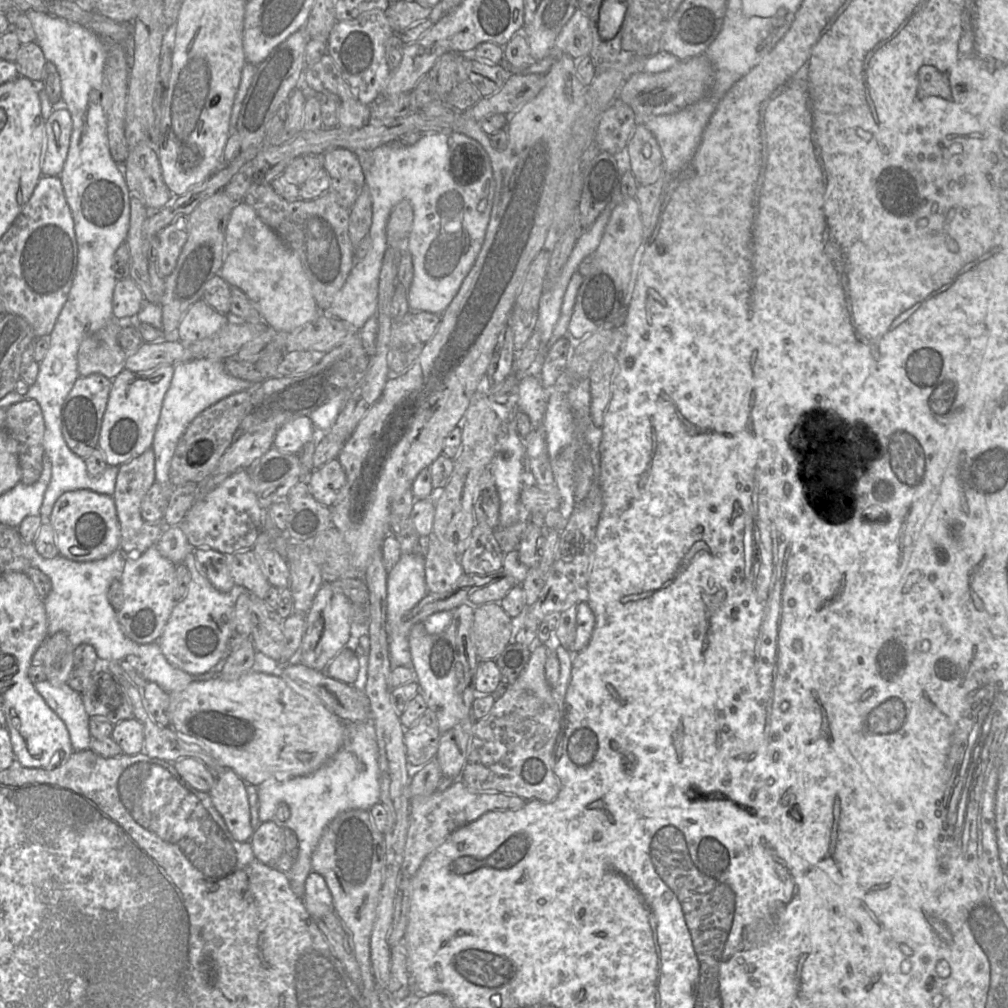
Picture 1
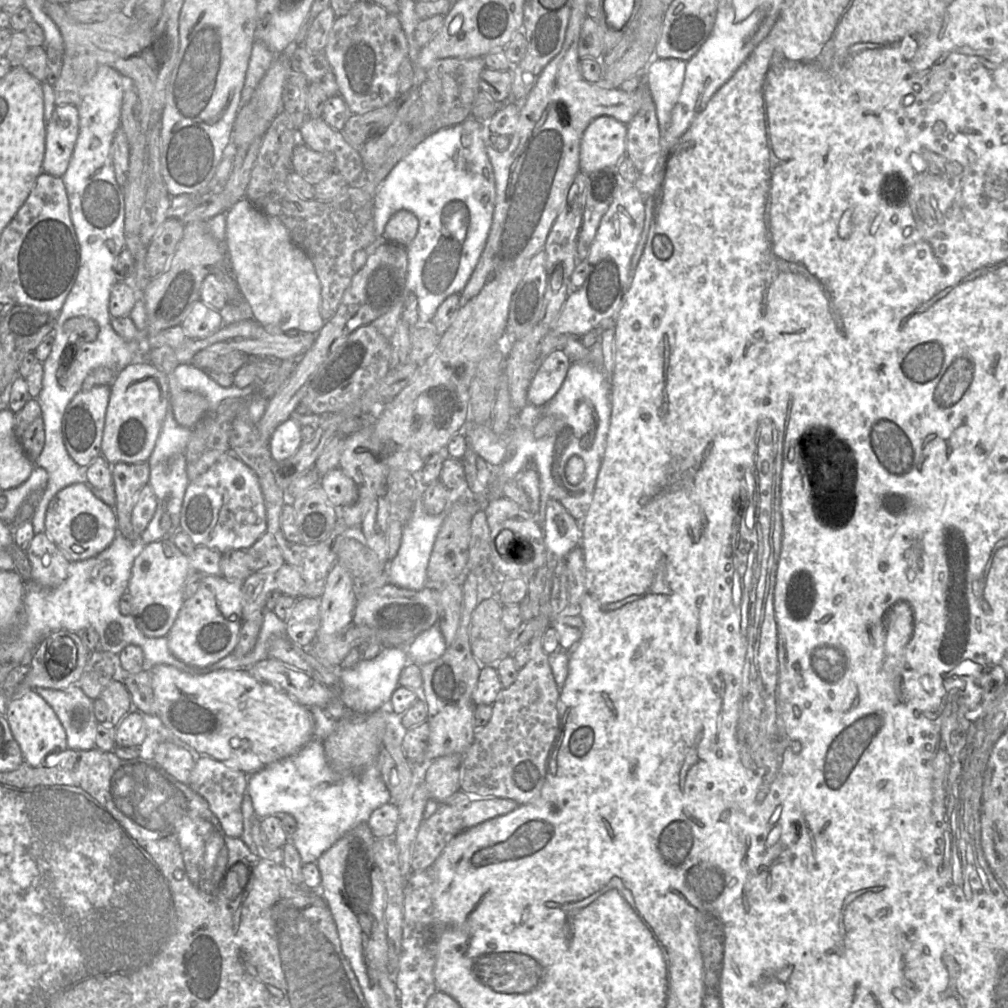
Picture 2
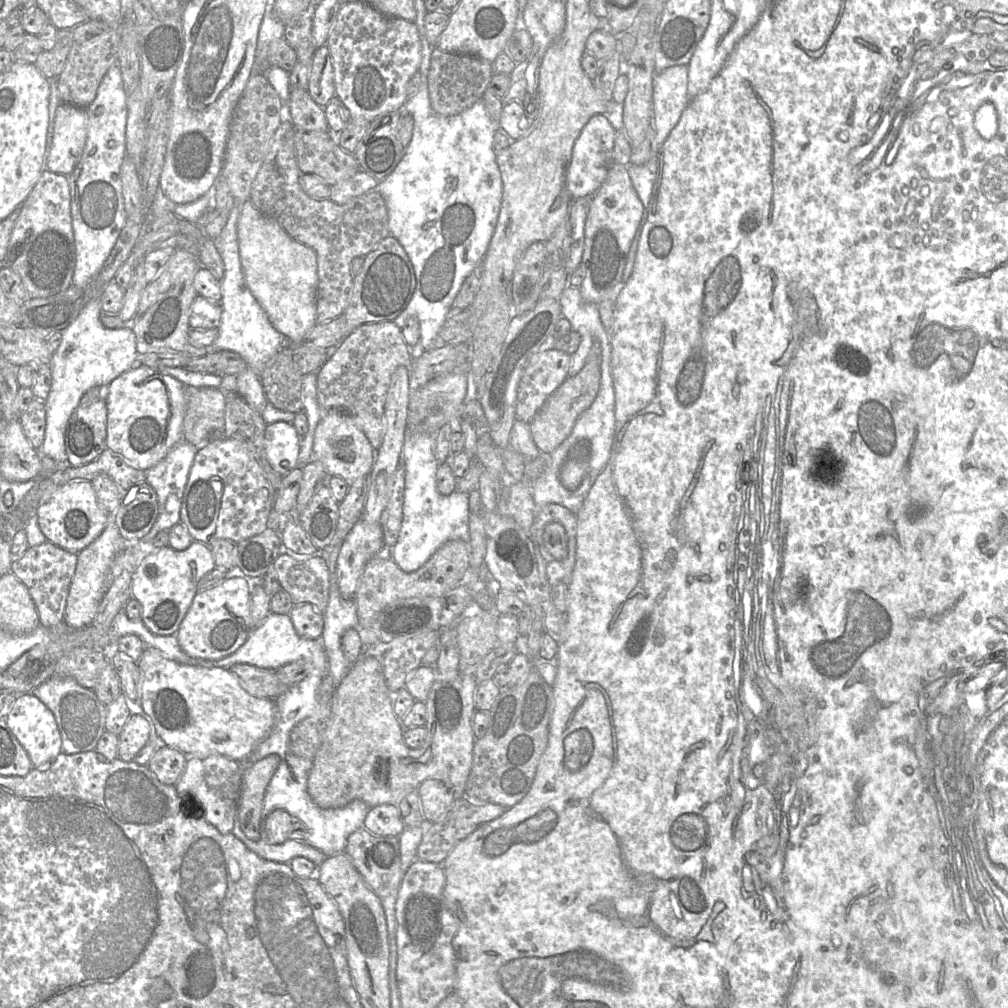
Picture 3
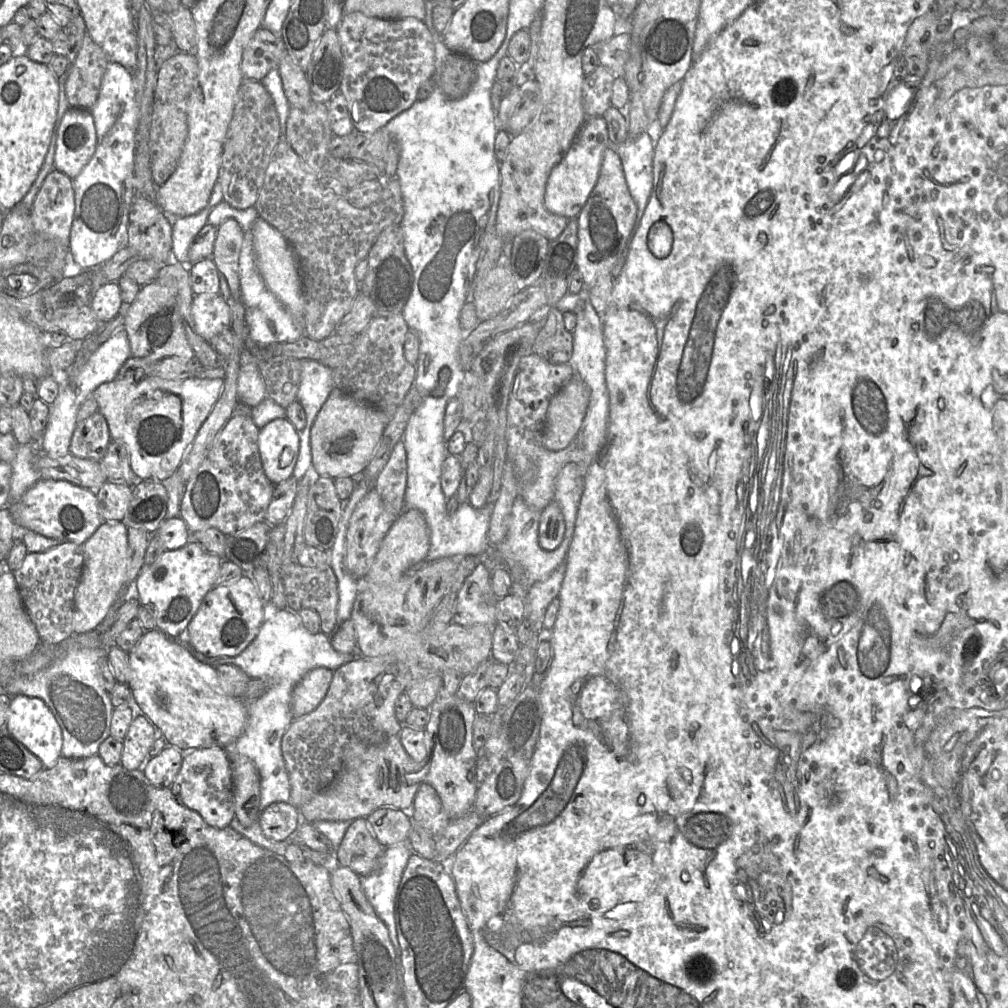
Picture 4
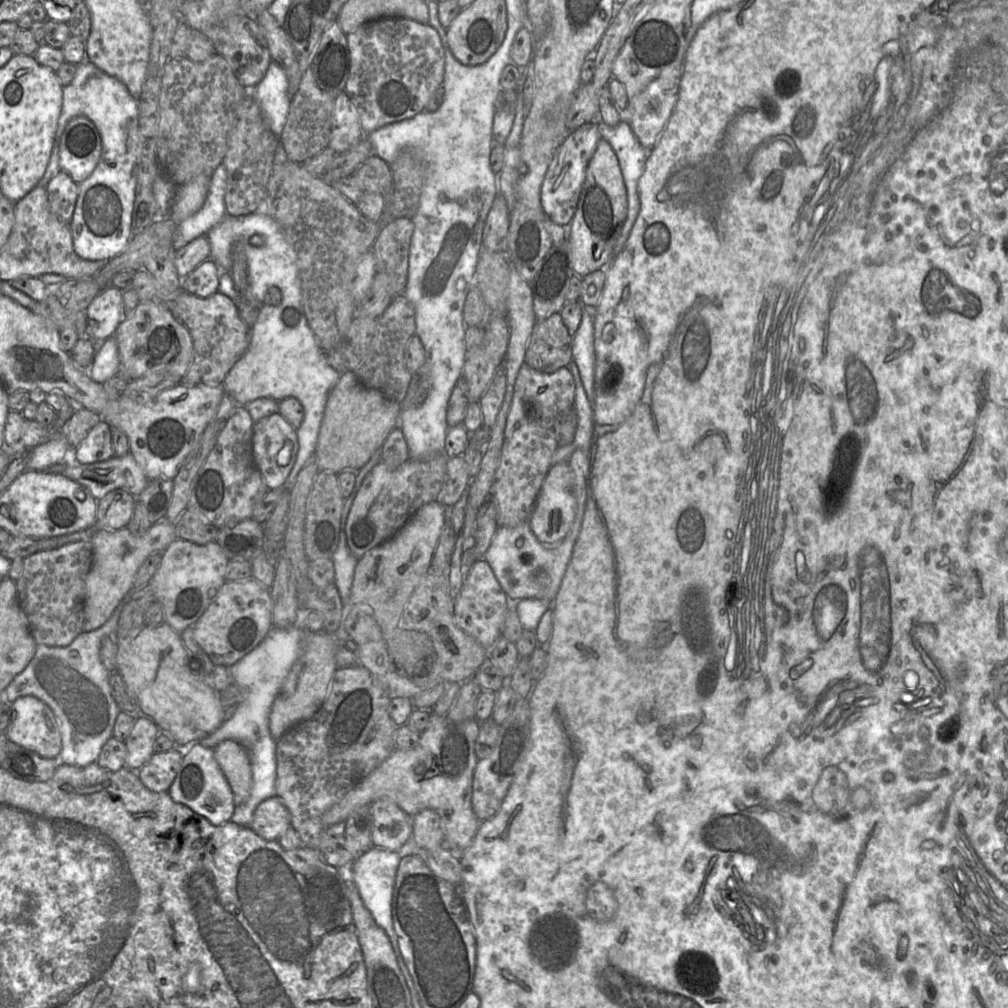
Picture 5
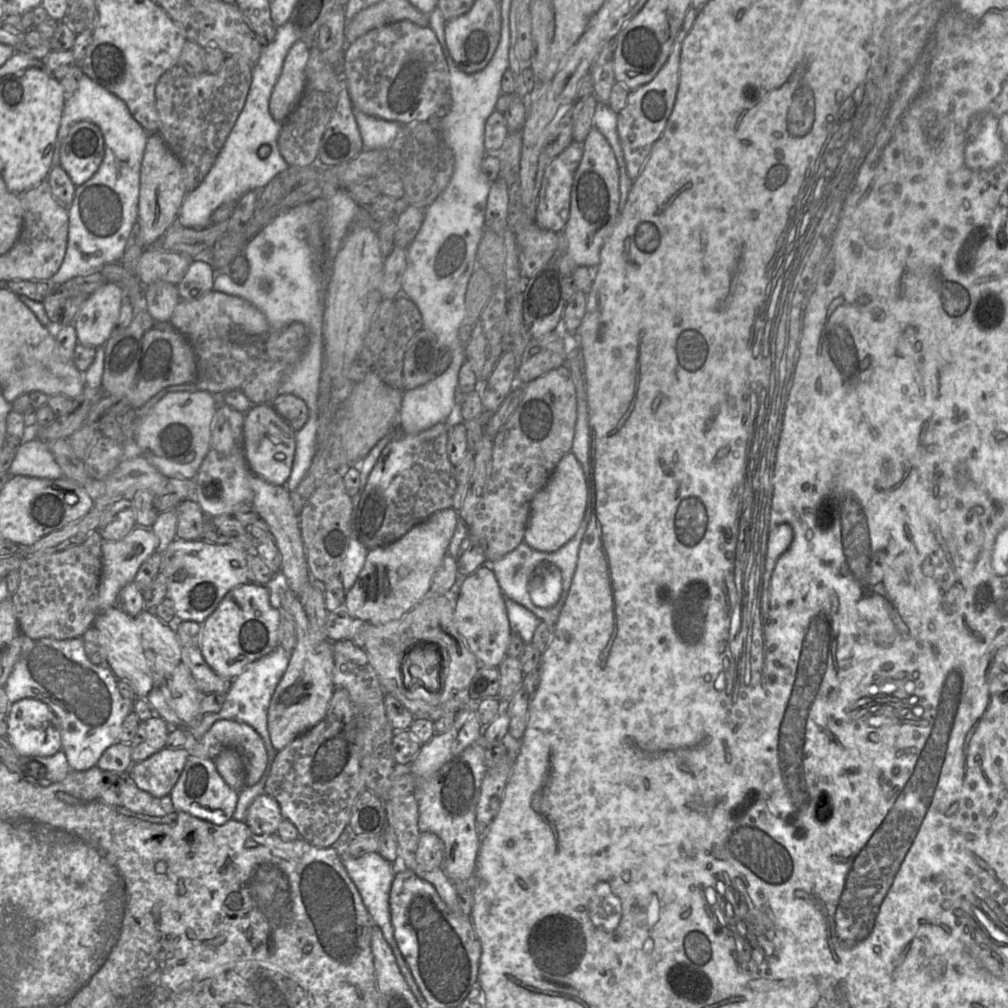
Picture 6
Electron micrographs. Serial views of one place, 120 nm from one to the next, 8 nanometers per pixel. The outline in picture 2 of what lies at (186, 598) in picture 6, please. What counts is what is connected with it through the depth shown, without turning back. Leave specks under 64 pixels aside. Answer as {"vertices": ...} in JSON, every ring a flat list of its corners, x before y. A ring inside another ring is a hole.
{"vertices":[[172,539,146,544,136,556,129,579,127,592,131,595,132,611,137,628,147,637,166,636,174,624,184,603,184,585,190,573,222,575,221,553,205,546,196,546,190,555,183,554]]}

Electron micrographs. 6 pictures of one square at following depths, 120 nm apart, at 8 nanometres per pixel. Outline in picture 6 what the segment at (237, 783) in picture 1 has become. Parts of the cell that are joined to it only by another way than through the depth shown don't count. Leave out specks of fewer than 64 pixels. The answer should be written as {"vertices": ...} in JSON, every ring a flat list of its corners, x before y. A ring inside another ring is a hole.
{"vertices":[[189,755,185,767,169,796,177,810,213,824,222,825,233,819,239,791,234,790,224,781,214,760]]}

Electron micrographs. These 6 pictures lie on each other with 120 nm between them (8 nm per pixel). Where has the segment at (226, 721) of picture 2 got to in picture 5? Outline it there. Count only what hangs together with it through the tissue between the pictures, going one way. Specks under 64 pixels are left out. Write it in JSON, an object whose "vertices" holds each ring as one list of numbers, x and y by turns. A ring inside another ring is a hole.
{"vertices":[[167,623,158,626,144,624,138,631,124,639,117,639,116,672,118,672,128,692,139,701,142,715,152,719,161,733,168,734,176,746,184,746,190,741,200,741,214,732,225,721,225,709,220,694,208,686,199,675,188,668,188,654,180,639,180,633]]}

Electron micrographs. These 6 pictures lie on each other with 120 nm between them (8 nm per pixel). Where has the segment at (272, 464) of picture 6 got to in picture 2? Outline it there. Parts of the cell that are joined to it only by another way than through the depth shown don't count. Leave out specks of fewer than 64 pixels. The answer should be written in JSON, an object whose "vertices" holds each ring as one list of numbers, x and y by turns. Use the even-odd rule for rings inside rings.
{"vertices":[[291,417,281,423,269,439,273,460,282,461,293,456,302,445,301,425]]}

